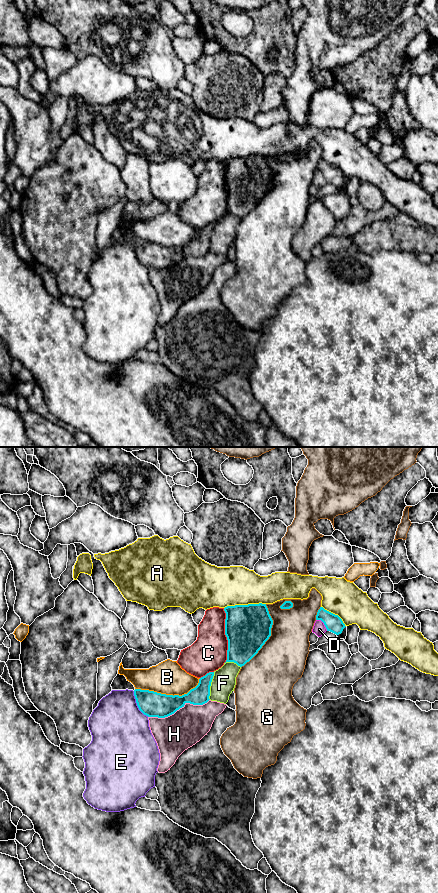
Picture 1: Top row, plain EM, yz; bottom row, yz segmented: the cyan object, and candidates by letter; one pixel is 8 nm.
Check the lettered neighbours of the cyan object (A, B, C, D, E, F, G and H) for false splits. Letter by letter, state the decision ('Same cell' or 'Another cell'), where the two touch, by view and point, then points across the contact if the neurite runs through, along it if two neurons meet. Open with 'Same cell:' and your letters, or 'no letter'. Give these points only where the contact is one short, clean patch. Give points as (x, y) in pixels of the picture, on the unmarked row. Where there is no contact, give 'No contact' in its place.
Same cell: D
A: Another cell. Touches cyan at yz (244, 157)
B: Another cell. Touches cyan at yz (169, 247)
C: Another cell. Touches cyan at yz (225, 186)
D: Same cell. Touches cyan at yz (323, 174). Path across: yz (333, 175), (323, 174), (319, 181)
E: Another cell. Touches cyan at yz (137, 257)
F: Another cell. Touches cyan at yz (210, 237)
G: Another cell. Touches cyan at yz (270, 187)
H: Another cell. Touches cyan at yz (178, 261)

